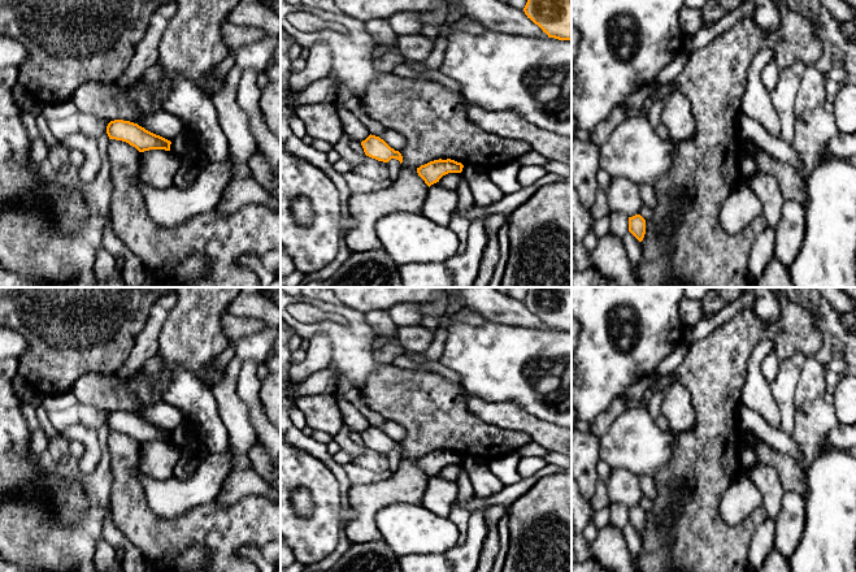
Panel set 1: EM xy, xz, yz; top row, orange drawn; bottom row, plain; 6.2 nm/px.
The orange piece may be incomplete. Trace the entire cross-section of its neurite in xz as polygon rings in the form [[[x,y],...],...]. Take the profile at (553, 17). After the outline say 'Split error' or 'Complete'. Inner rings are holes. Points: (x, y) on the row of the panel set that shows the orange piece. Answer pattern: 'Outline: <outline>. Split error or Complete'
Outline: [[[527,0],[523,12],[548,38],[572,40],[572,0]]]. Complete

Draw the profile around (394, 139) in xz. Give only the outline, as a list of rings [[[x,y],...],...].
[[[384,129],[381,134],[381,139],[399,152],[405,147],[405,138],[394,130]]]

